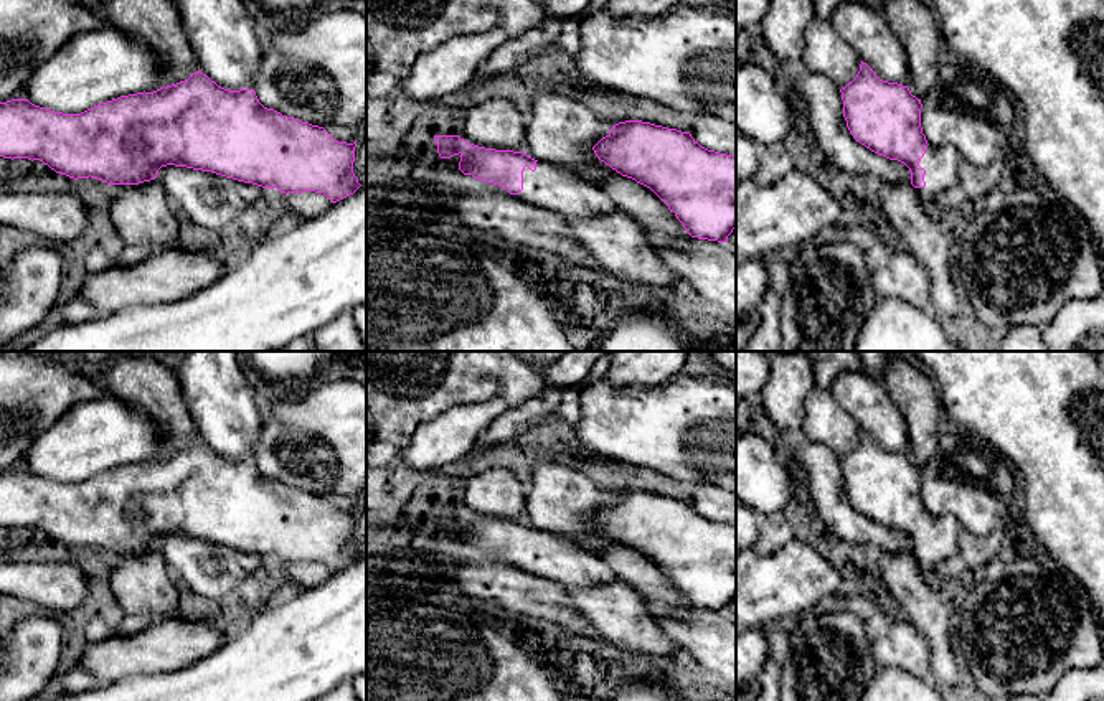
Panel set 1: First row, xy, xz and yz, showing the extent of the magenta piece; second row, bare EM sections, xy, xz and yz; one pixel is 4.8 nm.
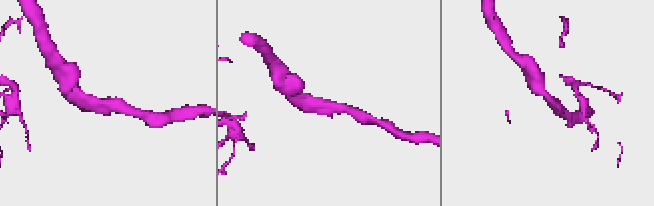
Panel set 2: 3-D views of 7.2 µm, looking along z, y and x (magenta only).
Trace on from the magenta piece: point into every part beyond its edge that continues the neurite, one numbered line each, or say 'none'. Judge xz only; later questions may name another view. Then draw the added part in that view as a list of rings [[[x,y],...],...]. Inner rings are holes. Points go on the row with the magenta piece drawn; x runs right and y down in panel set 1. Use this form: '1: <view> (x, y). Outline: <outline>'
1: xz (550, 187). Outline: [[[536,162],[535,172],[525,167],[523,190],[517,196],[566,219],[617,209],[597,185],[548,162]]]

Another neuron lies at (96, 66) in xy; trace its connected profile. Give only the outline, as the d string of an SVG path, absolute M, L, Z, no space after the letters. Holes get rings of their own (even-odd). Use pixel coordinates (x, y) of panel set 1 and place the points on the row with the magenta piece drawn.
M109 23L71 36L23 82L17 99L63 114L81 114L101 102L168 86L172 73L163 69L152 49L120 33Z

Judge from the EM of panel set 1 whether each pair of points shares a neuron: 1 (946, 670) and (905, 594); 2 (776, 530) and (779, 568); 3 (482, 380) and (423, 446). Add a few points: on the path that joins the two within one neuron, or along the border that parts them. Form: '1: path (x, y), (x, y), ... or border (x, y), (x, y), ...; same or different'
1: path (941, 652), (938, 632), (923, 612); same
2: border (794, 538), (773, 553), (758, 555), (753, 551); different
3: border (499, 396), (452, 404), (426, 423); different

